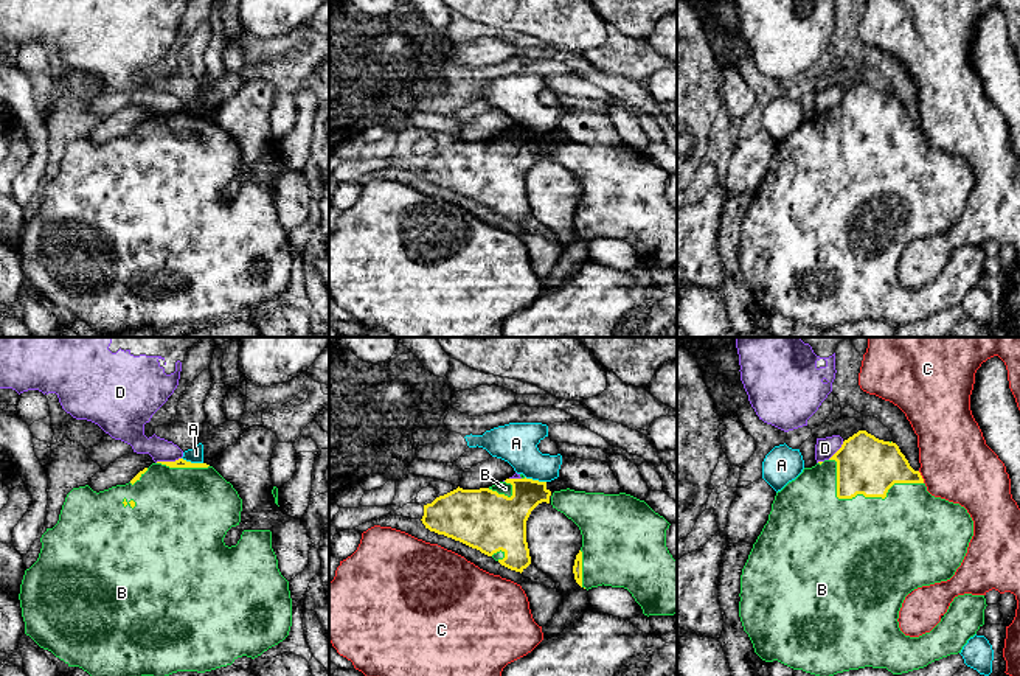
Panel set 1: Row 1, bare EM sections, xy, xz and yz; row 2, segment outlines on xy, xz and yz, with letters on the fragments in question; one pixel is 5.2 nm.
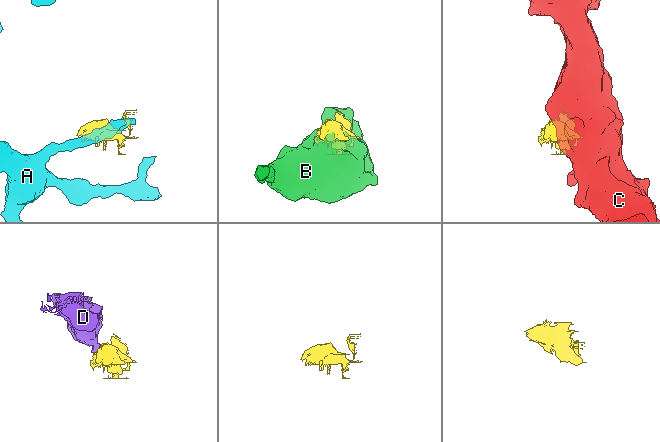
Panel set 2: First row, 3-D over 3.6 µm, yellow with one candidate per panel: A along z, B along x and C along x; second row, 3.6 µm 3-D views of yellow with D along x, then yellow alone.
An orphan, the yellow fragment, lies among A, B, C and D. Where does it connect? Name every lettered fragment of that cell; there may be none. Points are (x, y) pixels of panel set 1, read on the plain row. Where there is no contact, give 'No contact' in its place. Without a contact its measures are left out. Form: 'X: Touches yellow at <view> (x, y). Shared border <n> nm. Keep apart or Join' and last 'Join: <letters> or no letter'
A: Touches yellow at xy (193, 115). Shared border 120 nm. Keep apart
B: Touches yellow at yz (862, 145). Shared border 500 nm. Join
C: Touches yellow at yz (921, 129). Shared border 70 nm. Keep apart
D: Touches yellow at xy (168, 114). Shared border 140 nm. Keep apart
Join: B

